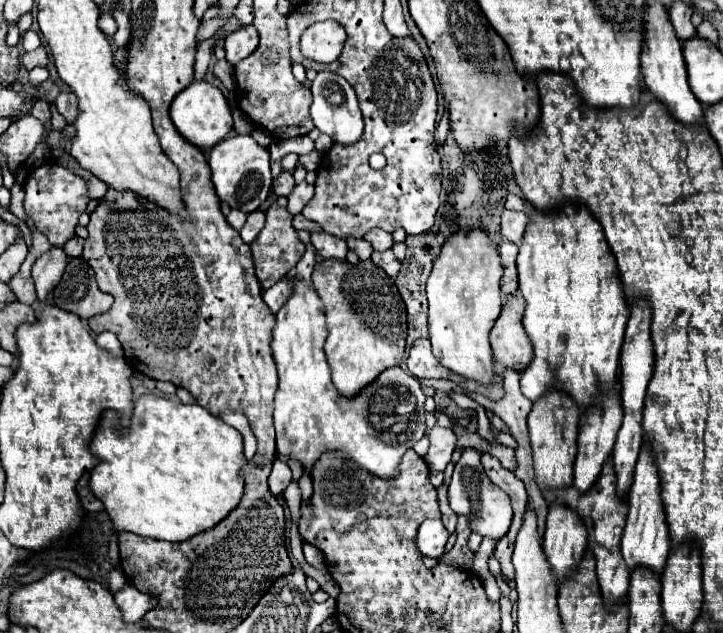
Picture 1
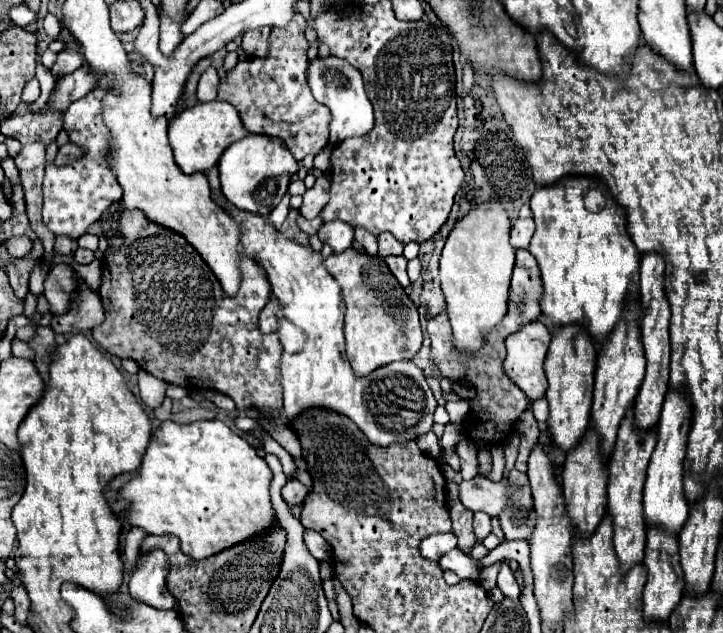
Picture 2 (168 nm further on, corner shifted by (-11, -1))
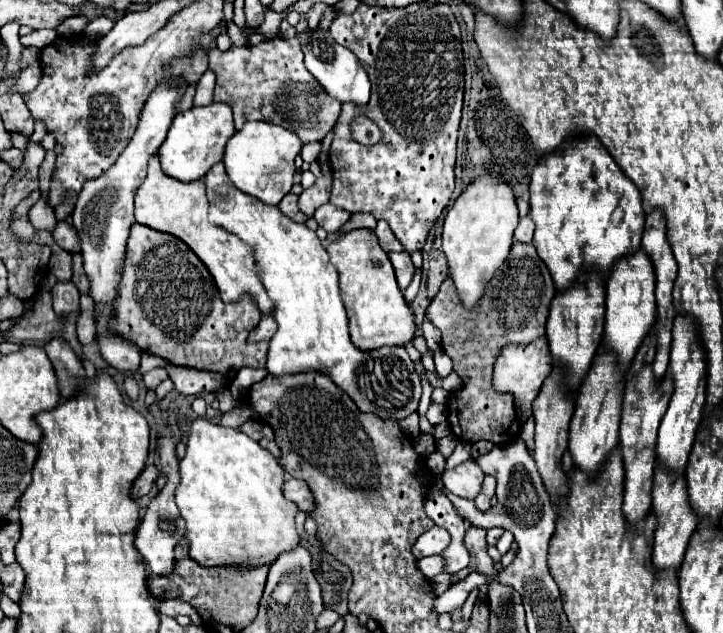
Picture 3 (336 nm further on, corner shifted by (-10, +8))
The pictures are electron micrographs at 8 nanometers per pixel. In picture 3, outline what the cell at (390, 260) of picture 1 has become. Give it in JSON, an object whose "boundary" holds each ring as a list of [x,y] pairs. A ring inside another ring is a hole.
{"boundary":[[[406,251],[402,253],[390,253],[390,261],[396,269],[396,279],[398,279],[398,287],[404,291],[410,281],[412,281],[412,275],[414,275],[414,265],[412,265],[412,259]]]}

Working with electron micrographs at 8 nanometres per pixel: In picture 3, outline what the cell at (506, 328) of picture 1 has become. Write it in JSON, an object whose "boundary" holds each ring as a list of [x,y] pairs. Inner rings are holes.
{"boundary":[[[544,337],[536,339],[530,345],[518,347],[518,345],[510,345],[504,347],[500,357],[496,359],[494,365],[494,389],[498,393],[510,393],[514,395],[514,403],[516,403],[516,413],[522,421],[526,421],[532,415],[532,401],[536,399],[544,379],[552,373],[552,363],[550,363],[550,351],[548,351],[548,343]]]}

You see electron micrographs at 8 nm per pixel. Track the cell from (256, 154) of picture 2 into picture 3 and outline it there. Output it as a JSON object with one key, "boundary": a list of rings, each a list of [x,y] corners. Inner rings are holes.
{"boundary":[[[248,121],[242,131],[238,131],[226,145],[224,165],[230,181],[244,193],[268,203],[278,205],[284,195],[292,189],[292,177],[296,173],[294,159],[300,153],[302,141],[292,131],[266,121]]]}

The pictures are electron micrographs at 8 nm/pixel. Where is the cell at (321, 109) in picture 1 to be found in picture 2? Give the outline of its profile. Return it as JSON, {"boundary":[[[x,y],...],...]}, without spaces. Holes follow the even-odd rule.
{"boundary":[[[327,56],[327,58],[317,58],[315,62],[311,62],[309,86],[313,90],[315,100],[325,104],[331,110],[331,124],[329,124],[329,128],[331,128],[329,142],[331,144],[343,142],[345,138],[351,138],[351,136],[363,136],[373,128],[373,124],[375,124],[373,106],[365,94],[361,72],[357,68],[353,68],[351,64],[347,64],[345,60]]]}

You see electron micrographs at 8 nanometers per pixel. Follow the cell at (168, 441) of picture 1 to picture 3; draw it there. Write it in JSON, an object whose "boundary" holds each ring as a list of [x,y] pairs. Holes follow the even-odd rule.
{"boundary":[[[196,419],[192,423],[192,431],[188,437],[186,455],[180,461],[182,481],[176,489],[176,503],[188,527],[190,541],[190,557],[204,567],[216,565],[234,565],[238,569],[246,567],[262,567],[272,565],[274,559],[286,551],[292,551],[300,545],[300,537],[296,533],[294,517],[298,513],[298,505],[288,501],[282,495],[284,487],[284,469],[278,465],[274,455],[258,445],[258,441],[250,439],[238,429],[228,429],[220,425],[212,425],[206,419]]]}

